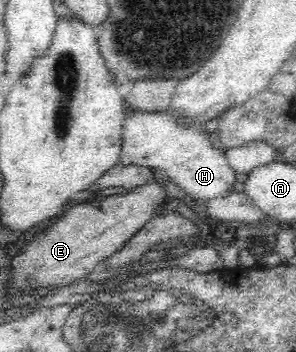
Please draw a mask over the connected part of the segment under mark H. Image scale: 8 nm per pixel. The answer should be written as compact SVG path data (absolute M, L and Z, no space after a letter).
M124 105L122 117L123 148L115 169L132 165L157 168L193 200L205 201L233 190L236 173L226 160L226 150L211 144L209 132L199 121L187 121L175 111L147 112L129 109L129 105Z

